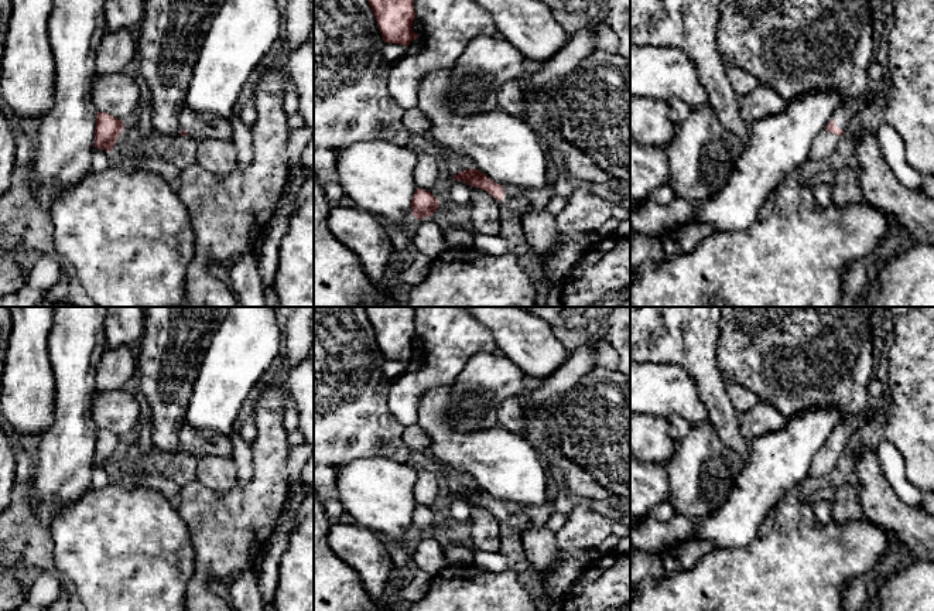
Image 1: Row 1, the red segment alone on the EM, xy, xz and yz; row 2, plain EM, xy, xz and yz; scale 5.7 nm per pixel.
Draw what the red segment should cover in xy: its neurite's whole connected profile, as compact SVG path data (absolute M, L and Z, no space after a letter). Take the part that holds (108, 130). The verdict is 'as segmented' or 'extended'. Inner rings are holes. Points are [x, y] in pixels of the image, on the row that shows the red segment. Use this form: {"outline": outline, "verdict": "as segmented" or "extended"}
{"outline": "M106 112L96 113L95 147L112 151L124 123Z", "verdict": "as segmented"}

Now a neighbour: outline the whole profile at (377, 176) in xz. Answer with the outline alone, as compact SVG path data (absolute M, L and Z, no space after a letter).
M359 140L336 153L338 184L357 208L403 228L413 218L417 151L384 140Z

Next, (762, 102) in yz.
M759 85L752 92L738 96L738 105L742 119L752 126L763 117L779 113L786 100L776 91Z

